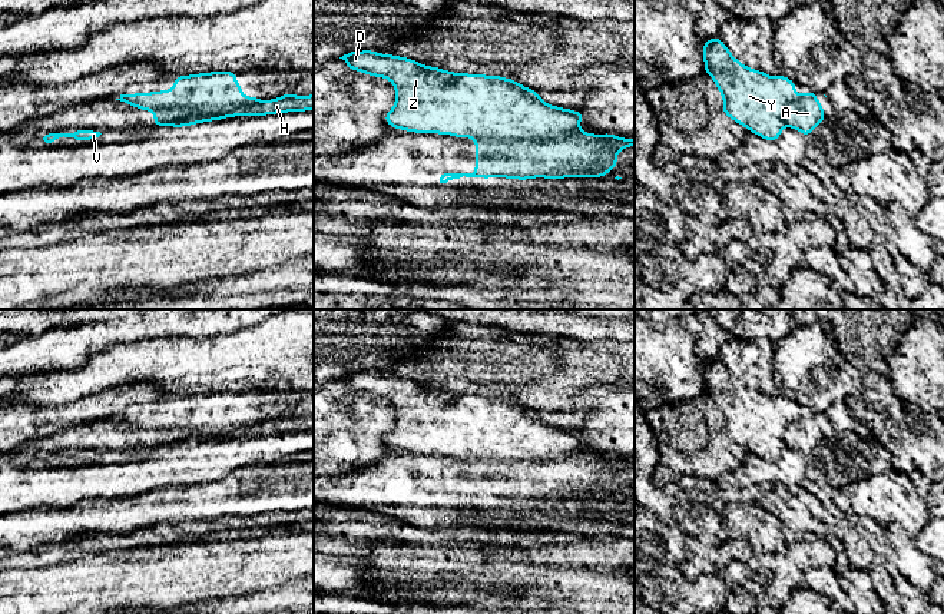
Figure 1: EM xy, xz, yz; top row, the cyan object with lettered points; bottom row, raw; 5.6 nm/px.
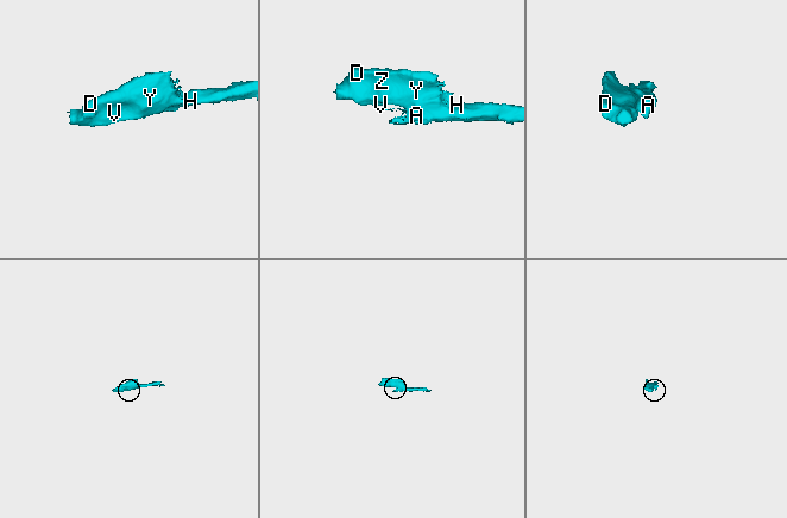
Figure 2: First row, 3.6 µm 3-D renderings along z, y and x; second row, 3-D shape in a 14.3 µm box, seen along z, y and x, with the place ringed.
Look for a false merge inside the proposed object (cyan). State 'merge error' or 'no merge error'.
merge error

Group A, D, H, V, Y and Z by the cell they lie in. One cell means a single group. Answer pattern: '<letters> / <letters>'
A H / D V Y Z

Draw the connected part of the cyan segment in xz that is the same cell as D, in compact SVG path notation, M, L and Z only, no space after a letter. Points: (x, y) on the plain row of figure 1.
M371 371L351 372L339 378L350 391L385 398L395 408L395 425L384 437L394 449L415 454L440 454L456 458L501 458L547 462L582 454L583 434L544 424L539 412L500 396L453 394L424 386L407 378Z

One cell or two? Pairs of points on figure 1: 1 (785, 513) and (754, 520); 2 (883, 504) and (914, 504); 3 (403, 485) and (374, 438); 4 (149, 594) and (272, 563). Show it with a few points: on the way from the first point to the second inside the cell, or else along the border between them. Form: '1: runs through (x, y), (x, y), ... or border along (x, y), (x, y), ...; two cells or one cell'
1: border along (775, 515), (784, 524); two cells
2: runs through (890, 504), (907, 504); one cell
3: border along (394, 450), (368, 464); two cells
4: runs through (179, 580), (198, 574), (219, 574), (242, 568); one cell

